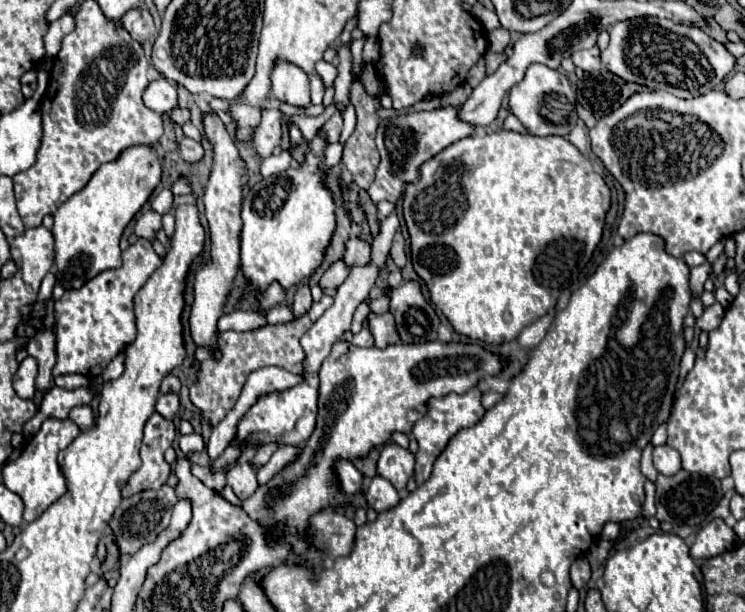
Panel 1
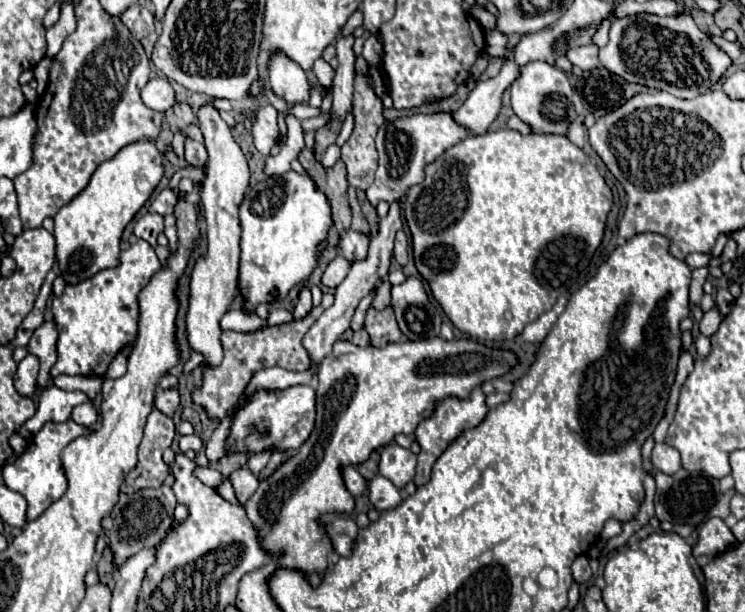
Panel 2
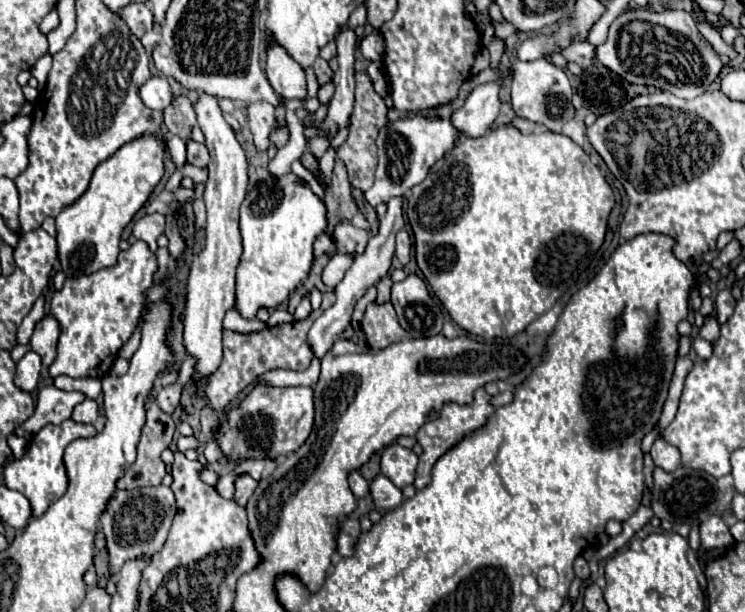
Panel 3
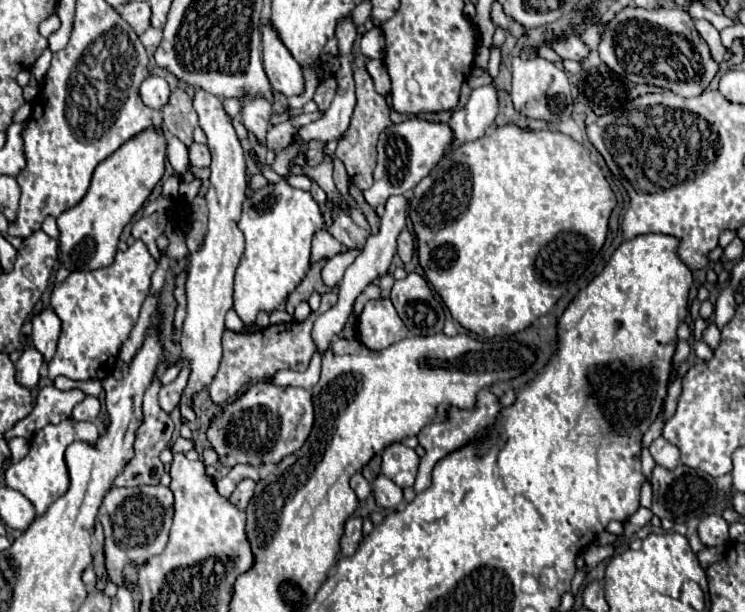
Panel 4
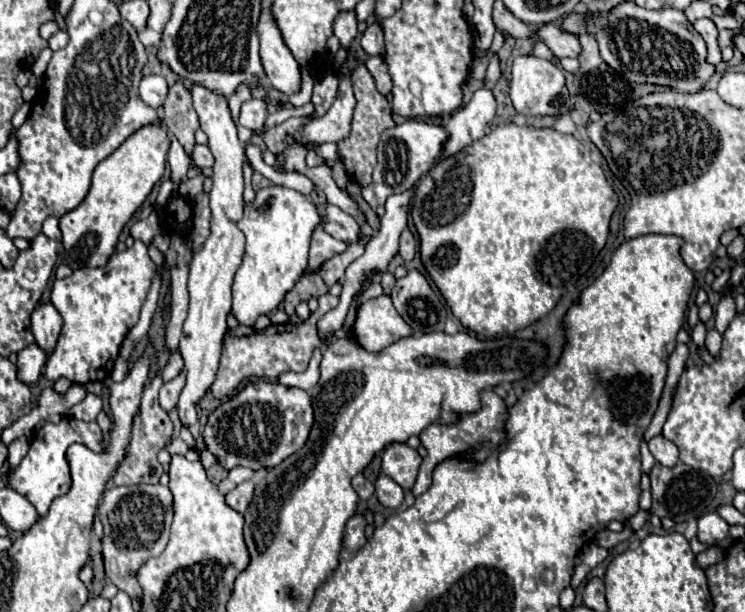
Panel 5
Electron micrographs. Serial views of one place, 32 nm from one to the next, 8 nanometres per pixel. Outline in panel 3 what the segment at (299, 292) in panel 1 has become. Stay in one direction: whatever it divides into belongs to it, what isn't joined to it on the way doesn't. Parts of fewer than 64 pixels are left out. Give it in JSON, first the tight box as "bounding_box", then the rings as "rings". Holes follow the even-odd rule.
{"bounding_box":[293,293,312,321],"rings":[[[307,293],[300,304],[296,308],[296,312],[294,312],[293,317],[294,320],[300,321],[304,318],[307,318],[312,311],[312,307],[309,301],[309,293]]]}

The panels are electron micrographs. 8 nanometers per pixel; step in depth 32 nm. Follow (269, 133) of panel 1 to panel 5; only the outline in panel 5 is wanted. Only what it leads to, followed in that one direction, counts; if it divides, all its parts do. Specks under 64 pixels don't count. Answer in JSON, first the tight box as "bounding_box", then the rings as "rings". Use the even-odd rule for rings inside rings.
{"bounding_box":[238,98,268,136],"rings":[[[252,98],[252,100],[242,104],[238,122],[242,126],[246,126],[248,130],[252,130],[252,132],[262,136],[264,130],[266,130],[266,126],[264,126],[266,118],[268,118],[268,102],[260,100],[260,98]]]}

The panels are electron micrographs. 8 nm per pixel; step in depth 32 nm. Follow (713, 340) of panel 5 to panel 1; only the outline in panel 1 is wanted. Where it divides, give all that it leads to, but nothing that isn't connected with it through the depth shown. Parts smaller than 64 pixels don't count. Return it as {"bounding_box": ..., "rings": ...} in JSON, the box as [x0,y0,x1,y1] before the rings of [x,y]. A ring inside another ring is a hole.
{"bounding_box":[696,302,724,332],"rings":[[[714,302],[712,306],[708,306],[708,308],[704,310],[704,314],[698,318],[696,326],[702,328],[702,330],[706,330],[706,332],[710,332],[710,330],[718,328],[722,316],[724,316],[724,308],[722,308],[718,302]]]}

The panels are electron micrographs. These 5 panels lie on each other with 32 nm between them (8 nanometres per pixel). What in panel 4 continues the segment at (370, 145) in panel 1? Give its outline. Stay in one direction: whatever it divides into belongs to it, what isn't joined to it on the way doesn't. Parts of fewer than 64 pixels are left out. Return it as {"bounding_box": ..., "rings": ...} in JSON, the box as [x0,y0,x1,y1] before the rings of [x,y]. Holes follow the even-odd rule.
{"bounding_box":[336,68,392,190],"rings":[[[356,68],[354,80],[356,80],[356,108],[354,108],[354,114],[352,114],[350,128],[348,128],[344,140],[340,140],[340,144],[336,148],[336,158],[340,158],[344,162],[348,176],[350,176],[350,182],[354,186],[358,186],[360,190],[366,190],[366,188],[372,186],[372,172],[374,172],[374,166],[376,166],[378,134],[392,122],[390,122],[390,108],[388,108],[384,96],[380,96],[374,90],[372,78],[366,72],[366,68]]]}

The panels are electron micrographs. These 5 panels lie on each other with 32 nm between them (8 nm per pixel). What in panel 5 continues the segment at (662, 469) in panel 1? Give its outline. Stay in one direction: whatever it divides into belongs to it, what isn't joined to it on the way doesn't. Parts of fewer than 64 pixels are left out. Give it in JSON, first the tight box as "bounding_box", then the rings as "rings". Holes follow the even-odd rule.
{"bounding_box":[648,436,678,468],"rings":[[[664,436],[652,438],[650,444],[648,444],[648,448],[650,448],[650,452],[652,452],[652,456],[656,458],[658,464],[668,466],[668,468],[676,466],[676,462],[678,462],[678,448],[670,440],[666,440]]]}

